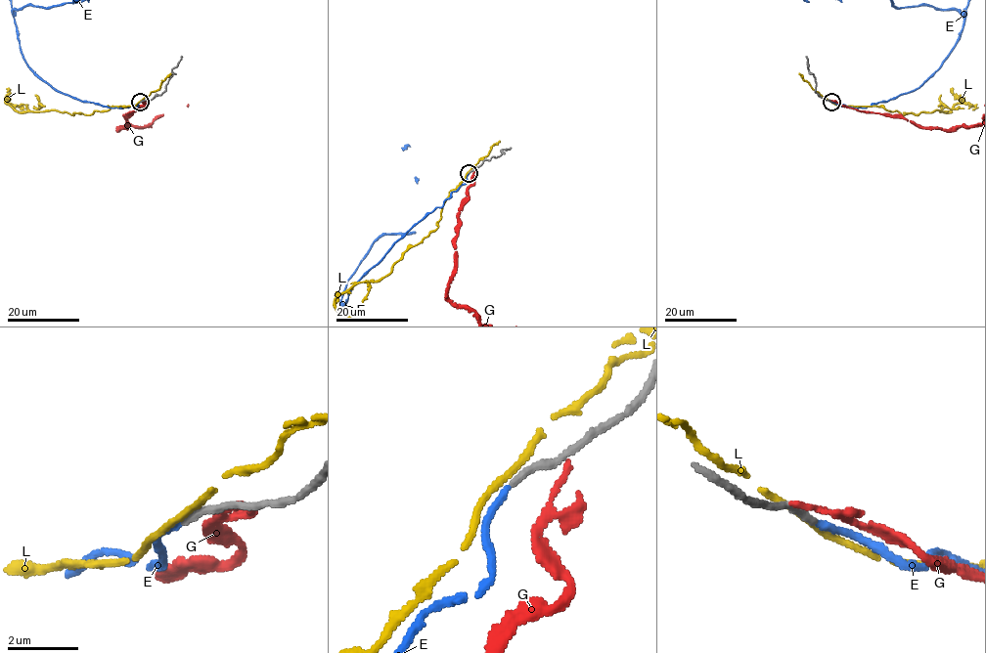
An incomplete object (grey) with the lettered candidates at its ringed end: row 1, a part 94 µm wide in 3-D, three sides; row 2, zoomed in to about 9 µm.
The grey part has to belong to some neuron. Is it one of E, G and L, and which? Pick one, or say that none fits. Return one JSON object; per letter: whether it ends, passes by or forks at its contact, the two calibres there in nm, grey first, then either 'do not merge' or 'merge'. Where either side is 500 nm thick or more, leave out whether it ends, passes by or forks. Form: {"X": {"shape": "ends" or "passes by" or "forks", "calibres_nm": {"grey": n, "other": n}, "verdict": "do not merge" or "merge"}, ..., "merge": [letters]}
{"E": {"shape": "ends", "calibres_nm": {"grey": 200, "other": 180}, "verdict": "merge"}, "G": {"shape": "ends", "calibres_nm": {"grey": 200, "other": 130}, "verdict": "do not merge"}, "L": {"shape": "passes by", "calibres_nm": {"grey": 240, "other": 170}, "verdict": "do not merge"}, "merge": ["E"]}

